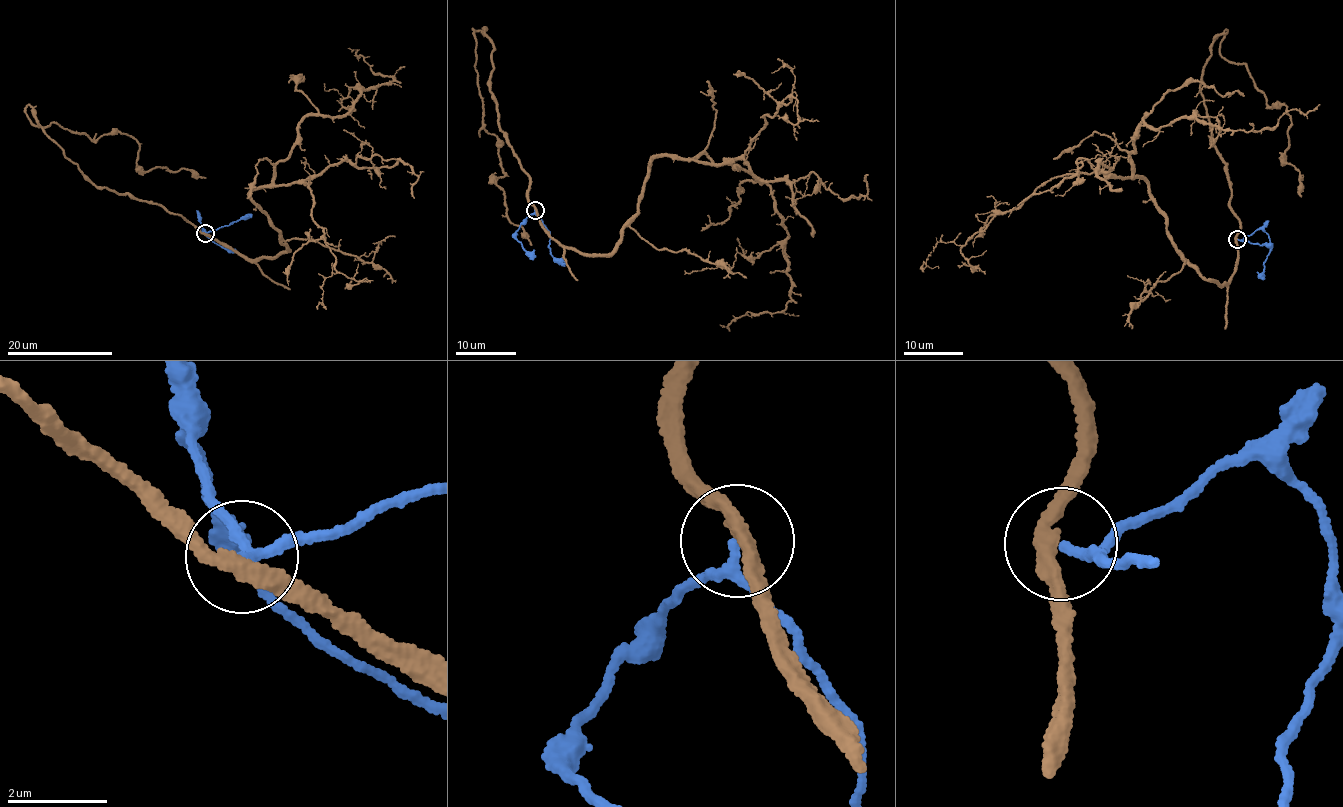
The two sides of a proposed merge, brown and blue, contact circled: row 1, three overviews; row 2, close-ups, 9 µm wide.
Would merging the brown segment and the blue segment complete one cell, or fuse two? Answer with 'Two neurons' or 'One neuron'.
Two neurons

